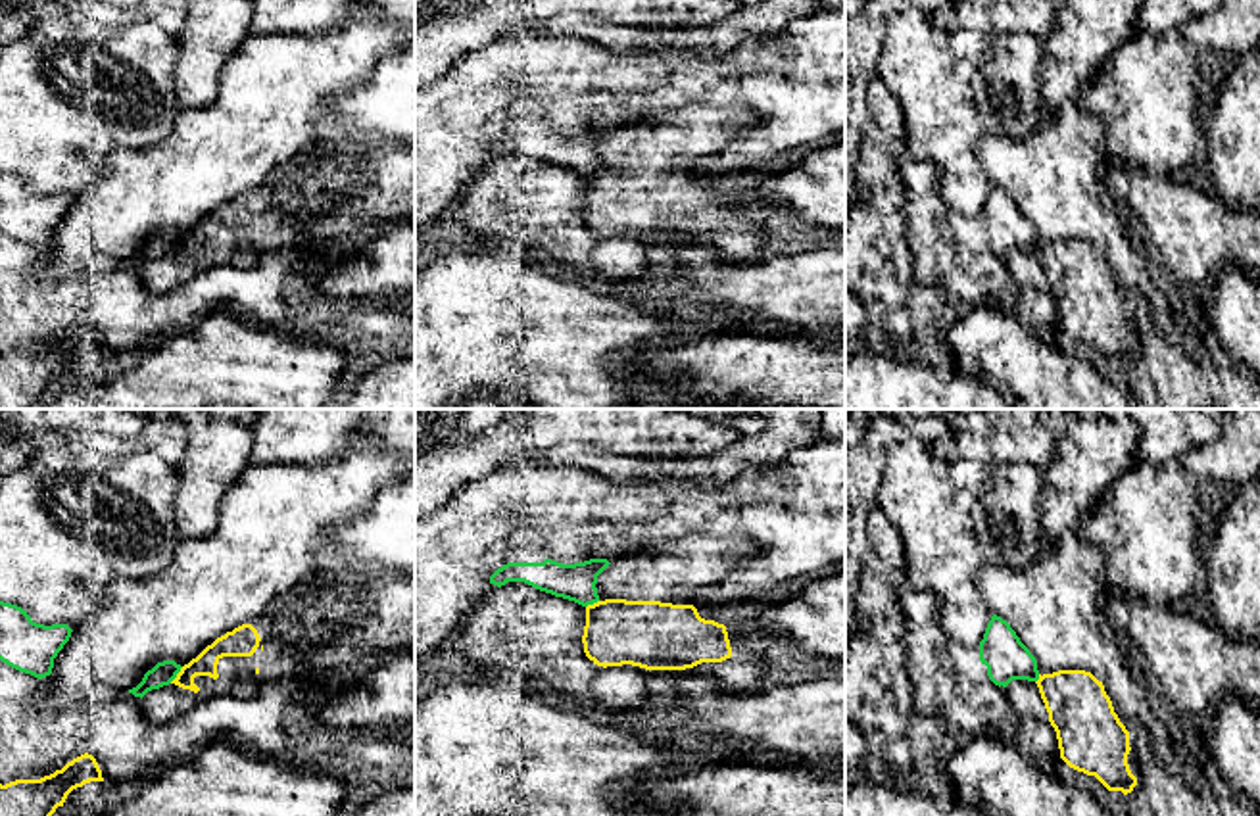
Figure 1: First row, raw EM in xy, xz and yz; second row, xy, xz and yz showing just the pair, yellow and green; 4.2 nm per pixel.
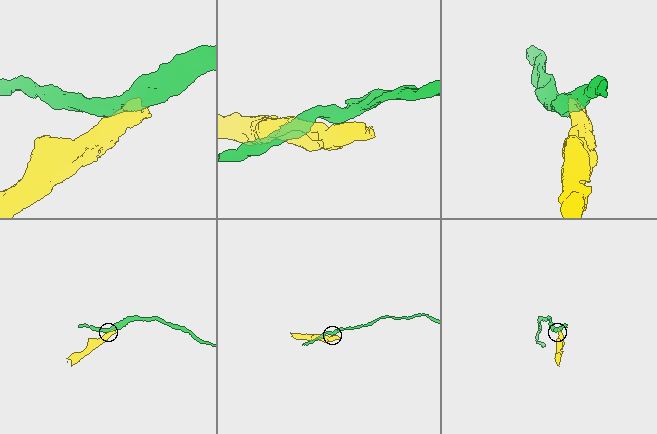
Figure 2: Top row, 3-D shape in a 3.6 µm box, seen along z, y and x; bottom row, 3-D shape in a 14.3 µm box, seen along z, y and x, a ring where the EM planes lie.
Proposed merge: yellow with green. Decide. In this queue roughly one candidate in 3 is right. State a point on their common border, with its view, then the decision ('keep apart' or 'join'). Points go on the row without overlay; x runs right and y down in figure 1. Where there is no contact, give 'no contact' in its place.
contact xy (177, 244); keep apart

